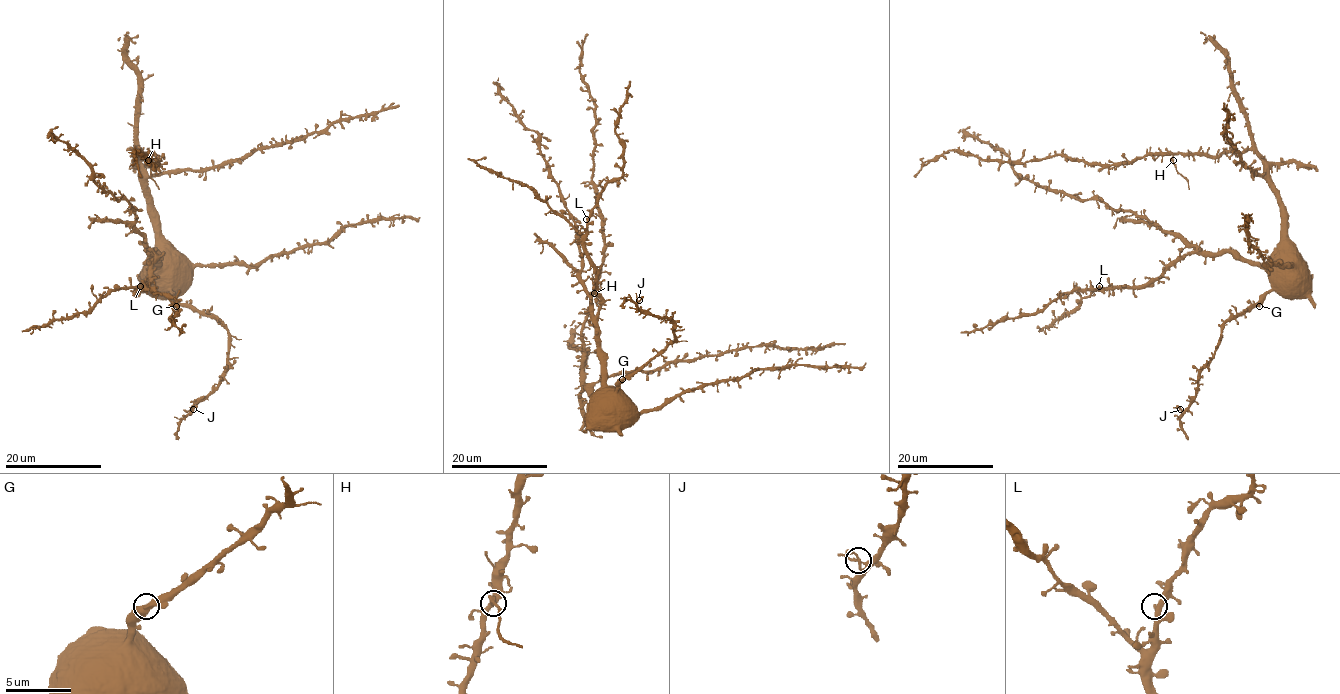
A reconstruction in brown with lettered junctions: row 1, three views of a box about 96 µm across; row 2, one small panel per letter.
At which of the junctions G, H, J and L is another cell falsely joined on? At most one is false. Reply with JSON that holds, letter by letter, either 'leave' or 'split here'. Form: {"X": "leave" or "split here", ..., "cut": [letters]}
{"G": "leave", "H": "split here", "J": "leave", "L": "leave", "cut": ["H"]}

